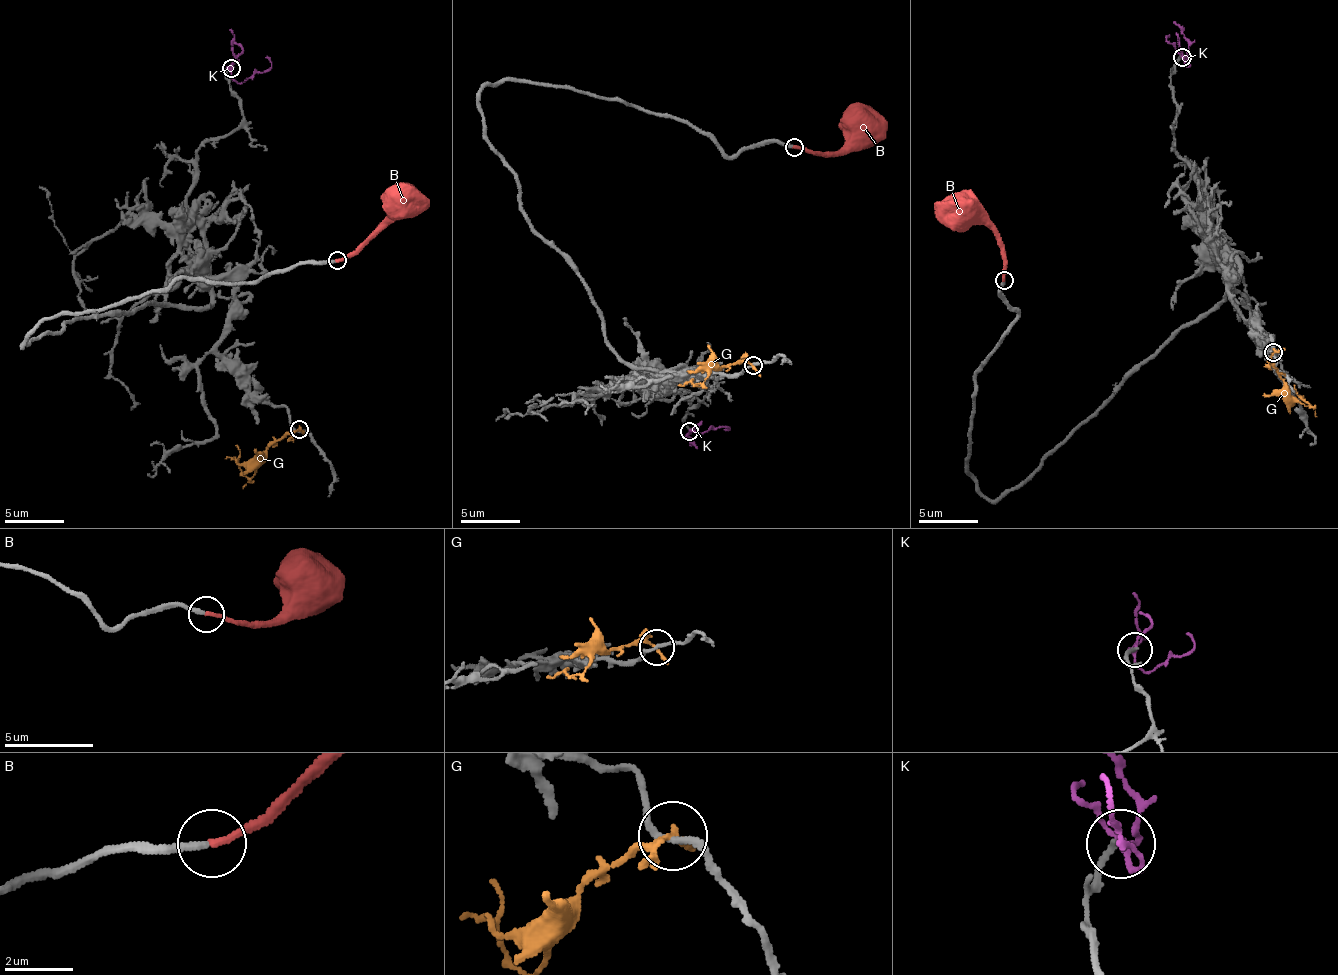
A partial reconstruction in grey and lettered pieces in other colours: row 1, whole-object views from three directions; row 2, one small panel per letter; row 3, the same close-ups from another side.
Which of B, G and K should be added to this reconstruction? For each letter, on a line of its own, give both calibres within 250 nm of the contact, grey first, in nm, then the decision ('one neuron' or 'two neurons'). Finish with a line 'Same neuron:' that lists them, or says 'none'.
B: calibres 220 and 200 nm; one neuron
G: calibres 180 and 170 nm; two neurons
K: calibres 170 and 150 nm; two neurons
Same neuron: B

